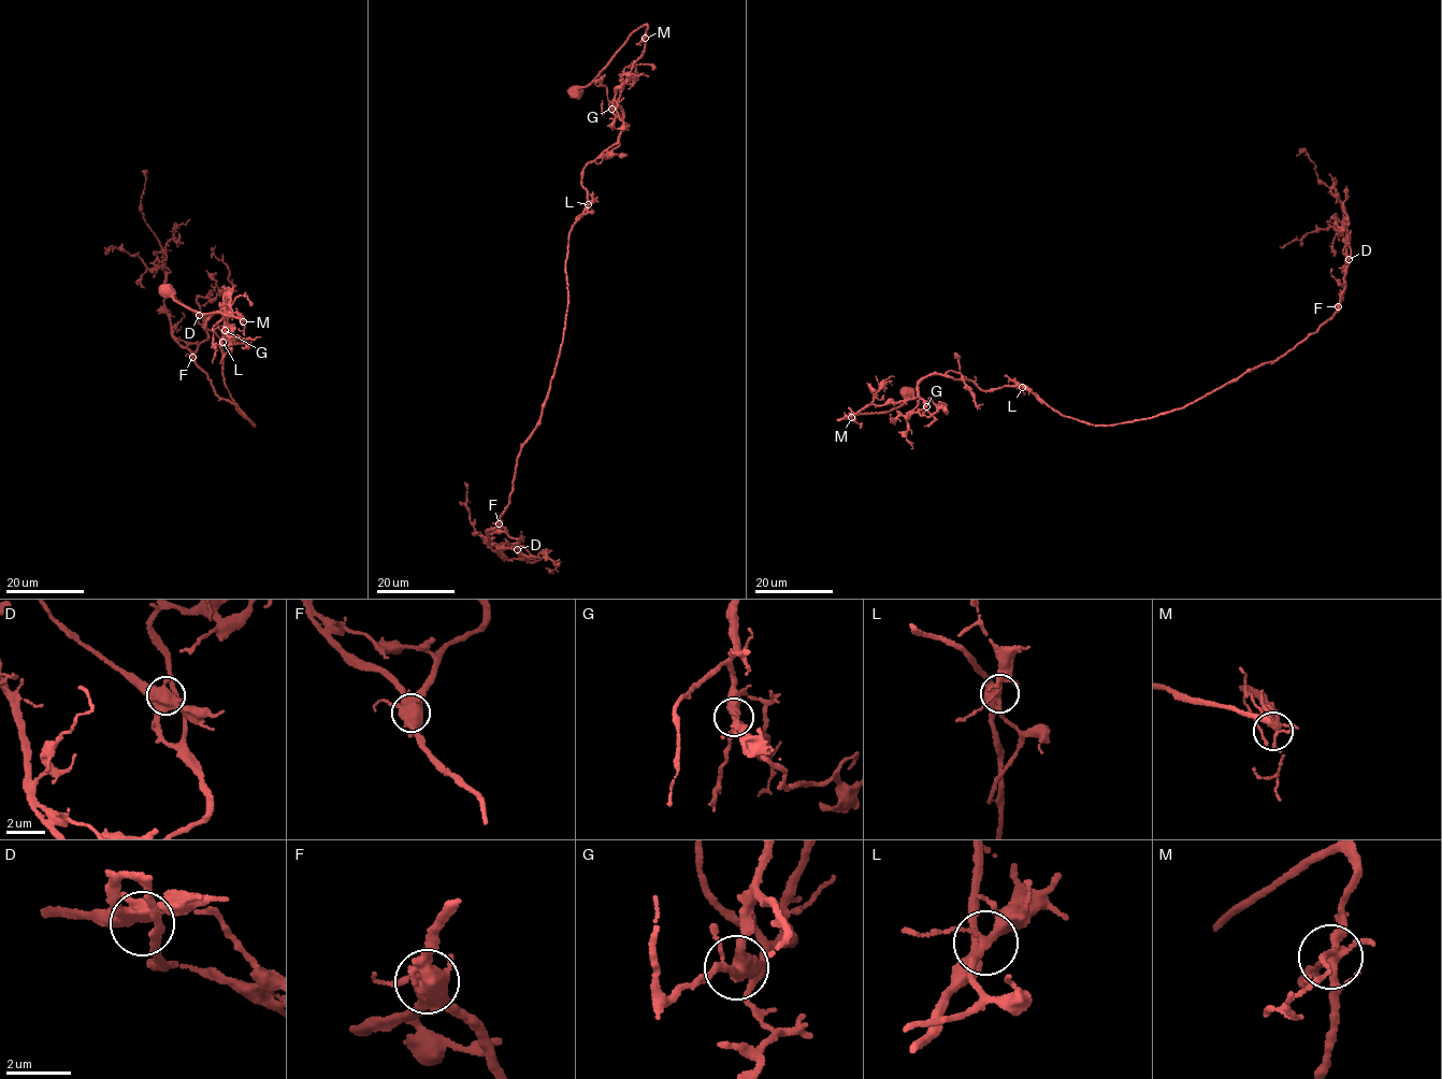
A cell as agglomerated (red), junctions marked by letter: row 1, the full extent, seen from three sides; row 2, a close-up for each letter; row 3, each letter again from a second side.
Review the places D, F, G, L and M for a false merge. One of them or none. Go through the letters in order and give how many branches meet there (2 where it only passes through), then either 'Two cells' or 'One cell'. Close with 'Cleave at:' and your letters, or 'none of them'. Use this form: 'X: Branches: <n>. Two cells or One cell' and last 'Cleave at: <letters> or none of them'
D: Branches: 4. One cell
F: Branches: 4. Two cells
G: Branches: 4. One cell
L: Branches: 4. One cell
M: Branches: 6. One cell
Cleave at: F

